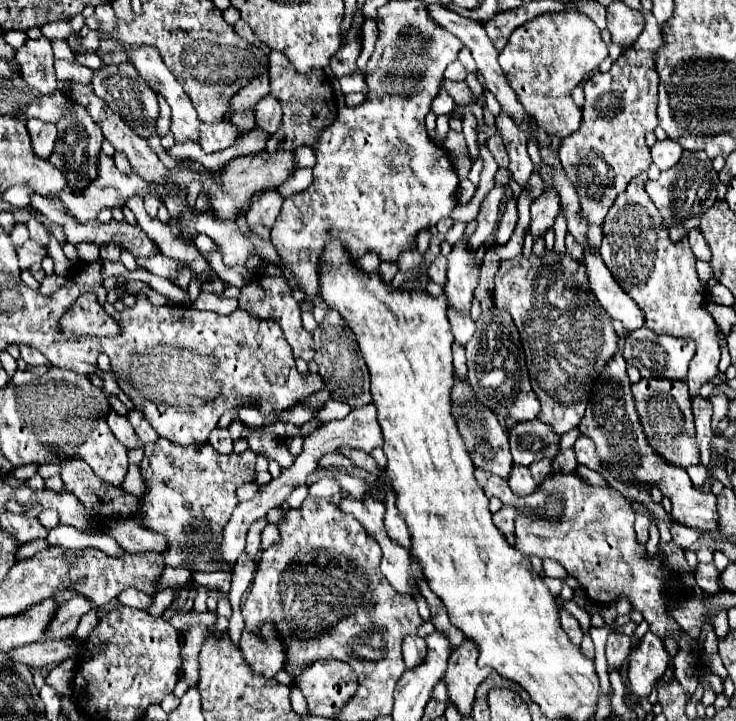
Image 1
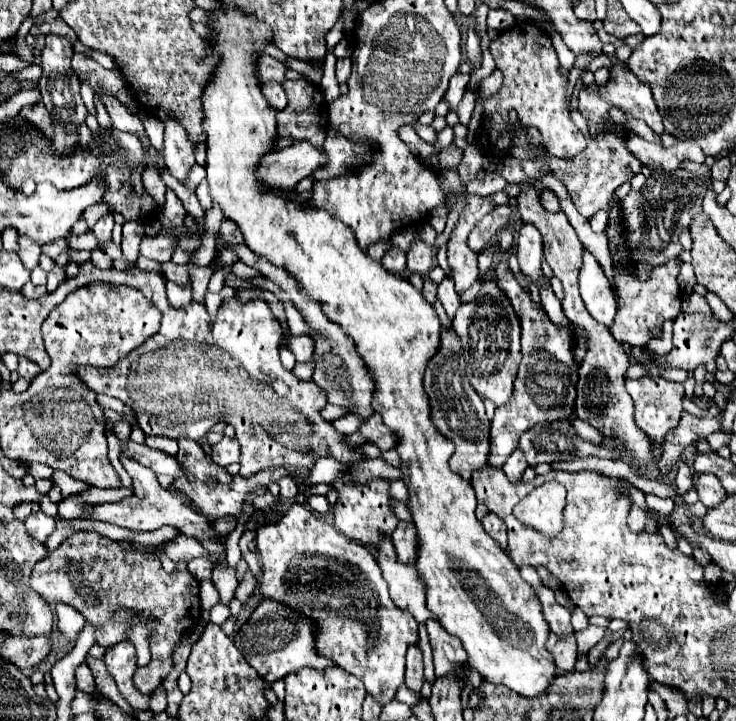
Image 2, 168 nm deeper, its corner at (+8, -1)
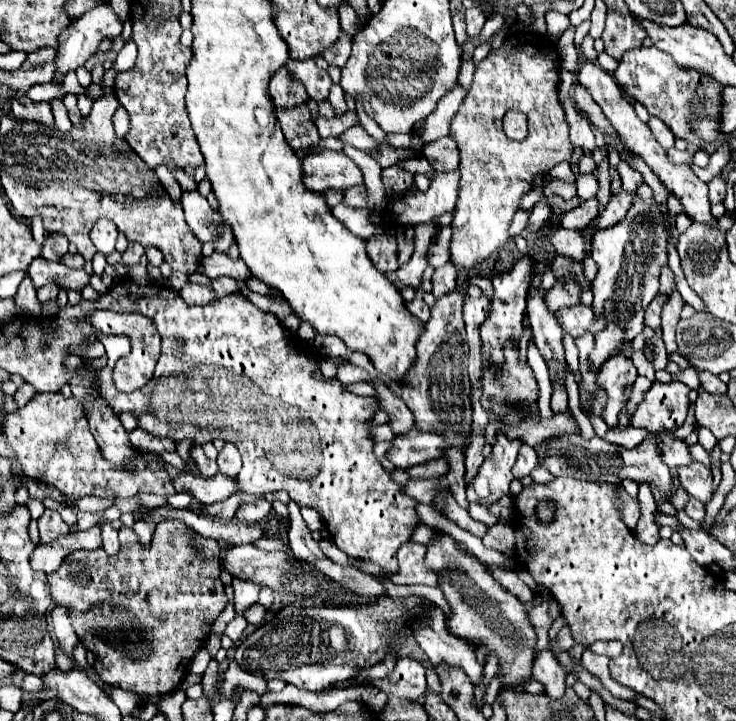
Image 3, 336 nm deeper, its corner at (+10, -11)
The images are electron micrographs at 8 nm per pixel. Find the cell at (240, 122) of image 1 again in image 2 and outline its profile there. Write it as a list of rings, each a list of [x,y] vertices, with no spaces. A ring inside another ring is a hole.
[[[220,3],[220,9],[210,11],[208,27],[214,31],[208,43],[220,55],[220,61],[210,77],[210,85],[202,93],[208,171],[206,179],[212,199],[222,207],[224,217],[238,225],[244,243],[256,255],[266,257],[276,267],[288,269],[288,273],[302,287],[302,293],[320,303],[324,315],[354,339],[360,357],[372,371],[376,379],[376,397],[372,405],[382,415],[384,425],[400,437],[396,451],[402,459],[402,481],[410,491],[408,507],[418,529],[420,547],[416,569],[428,587],[428,609],[438,617],[440,625],[450,635],[462,641],[468,653],[468,667],[476,669],[484,681],[504,685],[528,699],[540,697],[556,677],[554,659],[544,647],[550,629],[544,621],[542,605],[534,589],[520,577],[520,571],[512,559],[476,519],[474,509],[478,501],[470,481],[464,481],[448,467],[448,461],[454,453],[452,441],[432,429],[430,405],[422,387],[422,377],[440,343],[440,319],[434,307],[422,297],[418,289],[412,287],[412,283],[408,283],[406,277],[388,273],[378,261],[370,259],[366,251],[360,251],[356,245],[356,235],[352,235],[352,229],[348,229],[342,221],[322,209],[308,207],[304,201],[292,201],[288,191],[274,191],[258,179],[256,169],[260,167],[262,157],[274,151],[274,141],[278,139],[276,109],[272,109],[272,105],[268,105],[266,97],[262,95],[262,85],[256,73],[256,59],[262,55],[266,45],[272,45],[272,29],[268,29],[268,23],[252,15],[244,15],[244,11],[238,11],[226,3]]]

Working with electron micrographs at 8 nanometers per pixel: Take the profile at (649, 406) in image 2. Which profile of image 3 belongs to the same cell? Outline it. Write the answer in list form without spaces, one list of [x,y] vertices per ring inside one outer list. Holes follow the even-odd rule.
[[[652,383],[642,403],[632,413],[632,427],[658,433],[682,427],[688,411],[690,389],[684,383]]]

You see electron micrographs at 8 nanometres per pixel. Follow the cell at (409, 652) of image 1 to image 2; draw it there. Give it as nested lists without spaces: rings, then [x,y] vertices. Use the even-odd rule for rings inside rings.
[[[410,645],[406,653],[406,687],[414,693],[420,691],[424,683],[424,665],[422,665],[422,651],[418,645]]]

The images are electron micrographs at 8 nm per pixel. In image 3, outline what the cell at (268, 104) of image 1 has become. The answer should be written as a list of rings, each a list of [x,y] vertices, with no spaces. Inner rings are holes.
[[[278,69],[272,79],[270,79],[270,95],[276,107],[294,107],[300,105],[308,99],[306,89],[298,83],[294,83],[288,75],[286,69]]]

